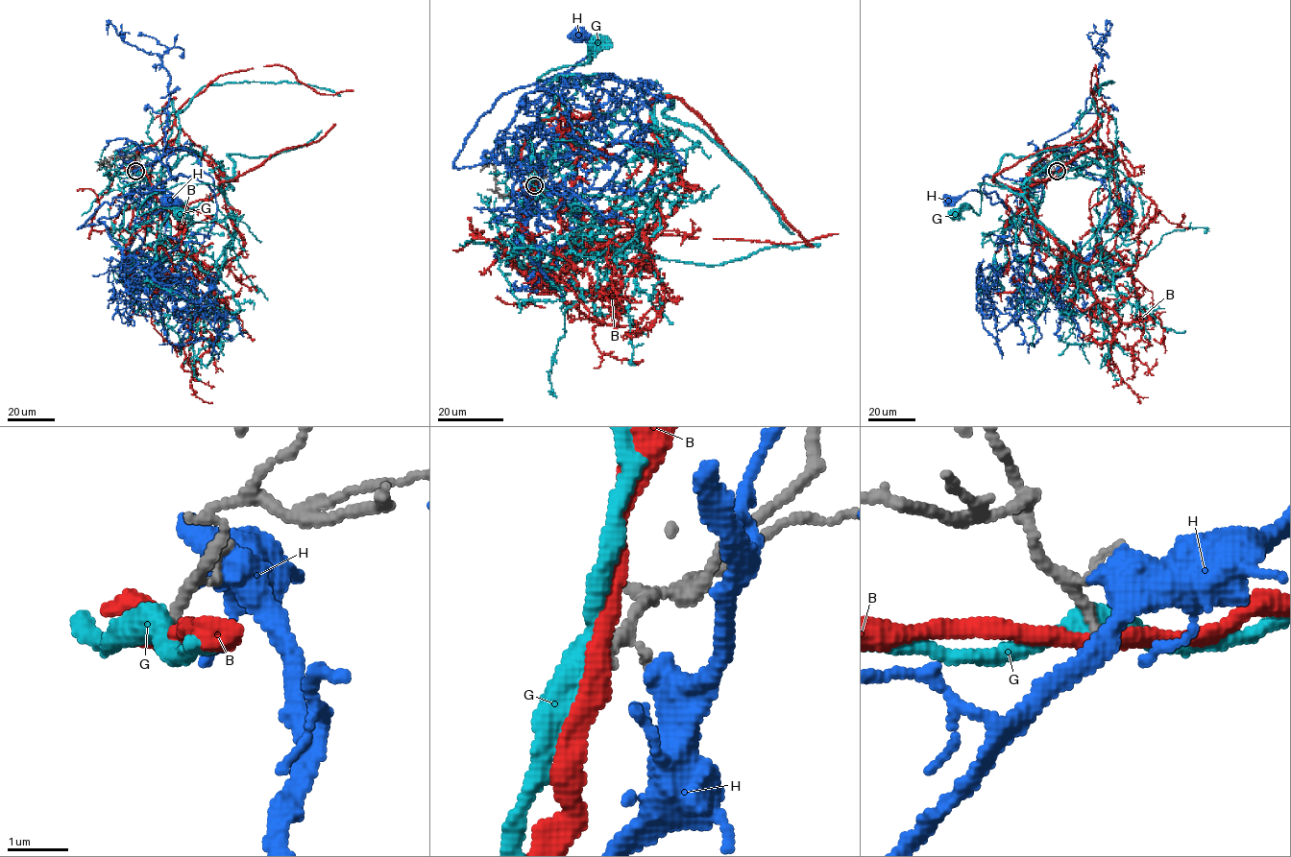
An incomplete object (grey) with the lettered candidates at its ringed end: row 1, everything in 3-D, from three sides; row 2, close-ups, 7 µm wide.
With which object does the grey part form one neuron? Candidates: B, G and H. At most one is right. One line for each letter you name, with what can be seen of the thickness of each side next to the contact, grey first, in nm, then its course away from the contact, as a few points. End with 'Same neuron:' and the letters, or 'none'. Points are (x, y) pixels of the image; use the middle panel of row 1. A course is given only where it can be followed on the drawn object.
Same neuron: none

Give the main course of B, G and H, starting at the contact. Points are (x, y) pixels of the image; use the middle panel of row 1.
B: (534, 185), (519, 226), (548, 253), (603, 225), (656, 138), (685, 181), (613, 256), (614, 306), (563, 251)
G: (533, 185), (532, 264), (583, 246), (561, 201), (648, 212), (669, 187), (638, 89), (538, 79), (597, 41)
H: (536, 185), (534, 150), (499, 163), (454, 159), (502, 93), (580, 62), (589, 44), (576, 36)

